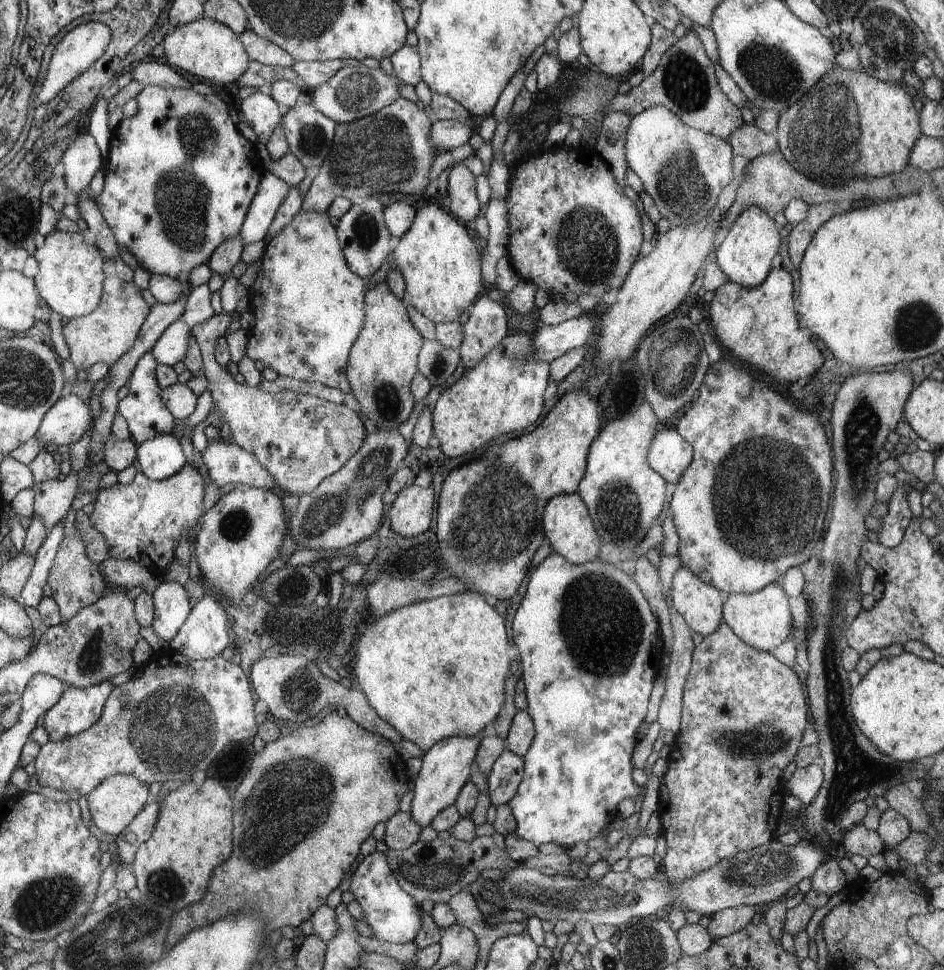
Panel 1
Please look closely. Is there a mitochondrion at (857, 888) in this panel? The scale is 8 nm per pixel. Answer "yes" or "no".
no

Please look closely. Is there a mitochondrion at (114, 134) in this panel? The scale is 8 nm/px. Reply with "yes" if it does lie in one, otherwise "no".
no

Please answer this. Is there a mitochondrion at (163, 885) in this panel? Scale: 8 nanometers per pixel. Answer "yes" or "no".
yes

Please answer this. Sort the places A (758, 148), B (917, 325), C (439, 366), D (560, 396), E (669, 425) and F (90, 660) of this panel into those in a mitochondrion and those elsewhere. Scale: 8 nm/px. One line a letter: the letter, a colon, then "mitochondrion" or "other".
A: other
B: mitochondrion
C: mitochondrion
D: other
E: other
F: mitochondrion

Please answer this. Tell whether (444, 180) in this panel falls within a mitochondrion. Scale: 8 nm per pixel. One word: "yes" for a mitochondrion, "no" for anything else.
no

